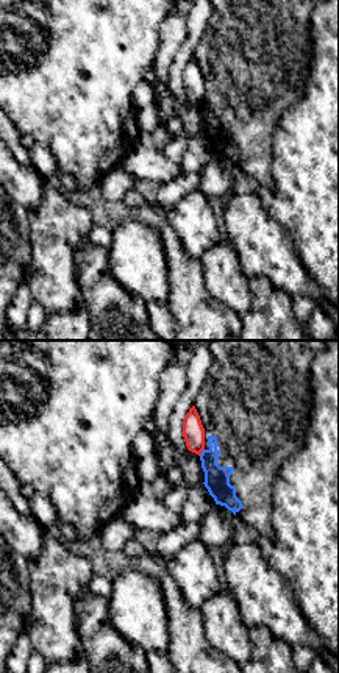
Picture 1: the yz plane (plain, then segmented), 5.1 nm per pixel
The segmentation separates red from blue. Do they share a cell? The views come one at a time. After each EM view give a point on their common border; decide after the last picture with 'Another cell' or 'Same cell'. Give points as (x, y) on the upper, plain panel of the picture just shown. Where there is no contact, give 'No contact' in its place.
Touches red at (202, 100)

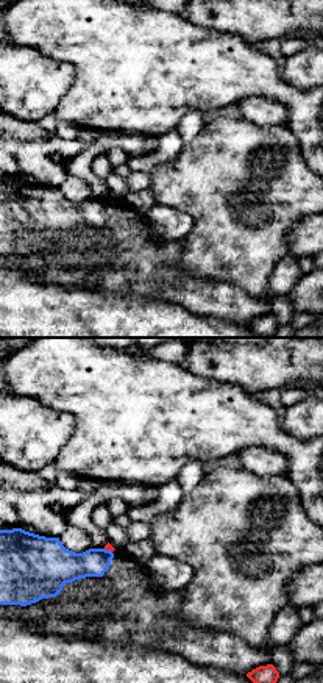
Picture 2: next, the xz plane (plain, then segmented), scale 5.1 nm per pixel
Touches red at (108, 199)

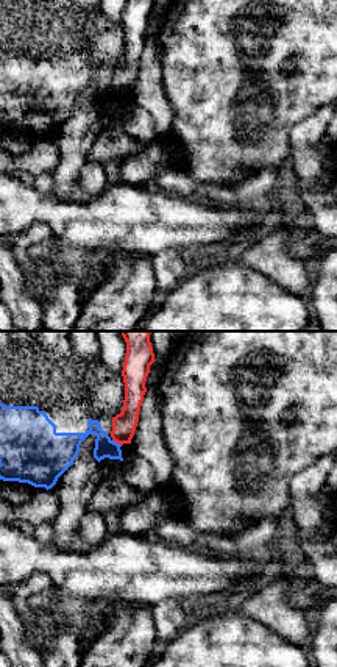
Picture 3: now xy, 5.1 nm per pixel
Touches red at (117, 92)

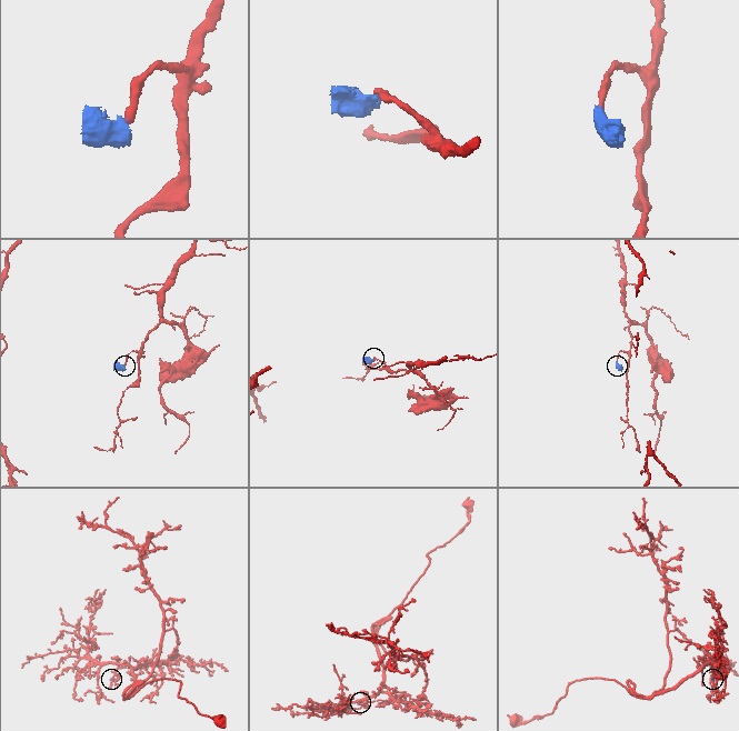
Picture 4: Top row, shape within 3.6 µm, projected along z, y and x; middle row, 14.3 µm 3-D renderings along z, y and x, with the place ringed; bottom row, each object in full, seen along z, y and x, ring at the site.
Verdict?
Another cell

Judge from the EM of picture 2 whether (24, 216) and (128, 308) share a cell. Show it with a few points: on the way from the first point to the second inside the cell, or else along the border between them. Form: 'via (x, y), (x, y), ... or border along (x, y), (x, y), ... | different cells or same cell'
border along (75, 286), (147, 297) | different cells

